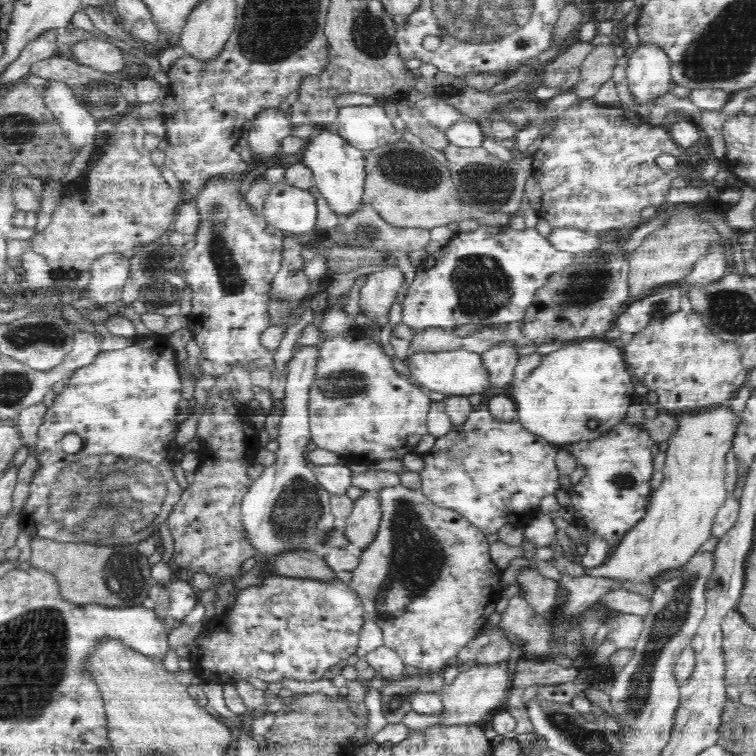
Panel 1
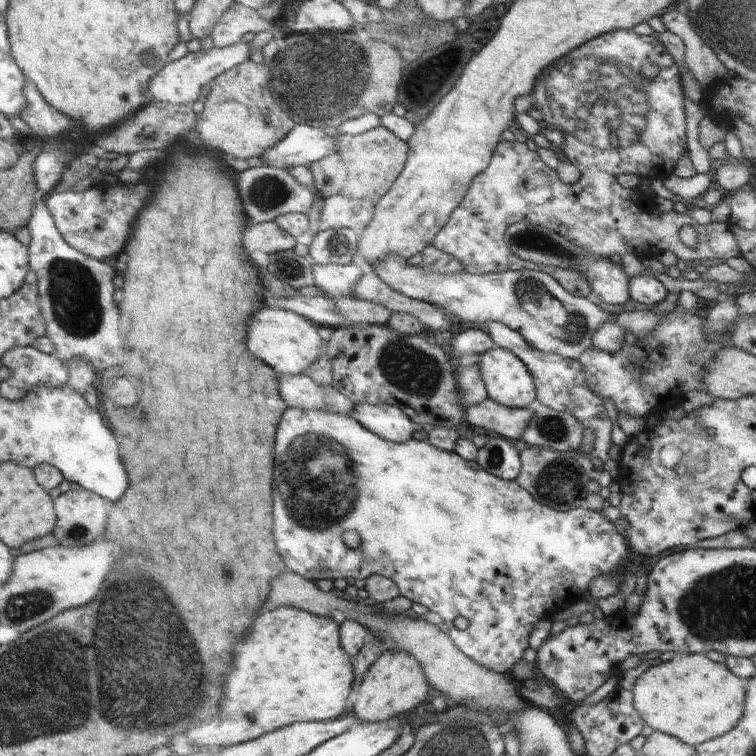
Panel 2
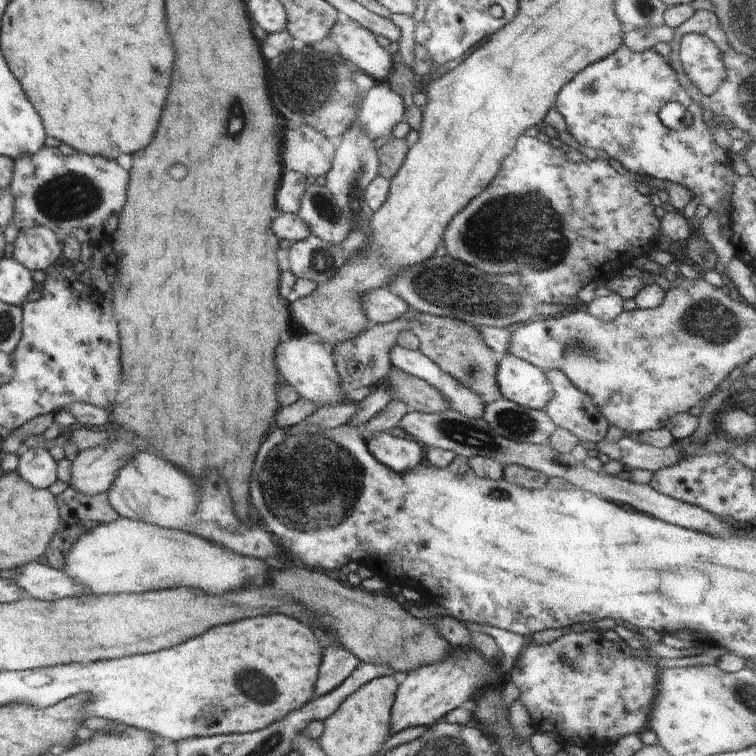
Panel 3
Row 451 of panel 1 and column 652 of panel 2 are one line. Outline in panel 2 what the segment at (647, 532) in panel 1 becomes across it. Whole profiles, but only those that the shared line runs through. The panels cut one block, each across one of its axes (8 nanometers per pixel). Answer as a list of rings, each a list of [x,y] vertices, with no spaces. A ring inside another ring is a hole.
[[[706,654],[681,655],[672,660],[662,661],[661,664],[652,665],[638,676],[632,689],[633,705],[642,716],[645,726],[650,726],[654,731],[676,736],[684,744],[695,747],[726,734],[740,722],[744,714],[746,686],[748,680],[734,676],[726,664],[714,662]]]

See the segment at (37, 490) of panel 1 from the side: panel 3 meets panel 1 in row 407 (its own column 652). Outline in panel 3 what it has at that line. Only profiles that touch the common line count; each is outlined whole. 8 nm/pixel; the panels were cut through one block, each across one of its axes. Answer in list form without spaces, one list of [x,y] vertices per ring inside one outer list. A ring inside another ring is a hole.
[[[622,45],[616,52],[602,60],[583,68],[556,96],[555,109],[565,117],[566,128],[575,141],[582,146],[604,150],[610,160],[622,171],[658,178],[685,186],[693,198],[700,200],[709,212],[720,214],[721,228],[729,224],[726,198],[730,198],[733,181],[736,178],[733,163],[728,160],[727,150],[714,140],[713,120],[706,124],[702,118],[702,108],[687,90],[680,86],[676,74],[654,48],[642,52]],[[668,102],[678,102],[686,110],[677,128],[671,129],[658,116],[660,108]]]

